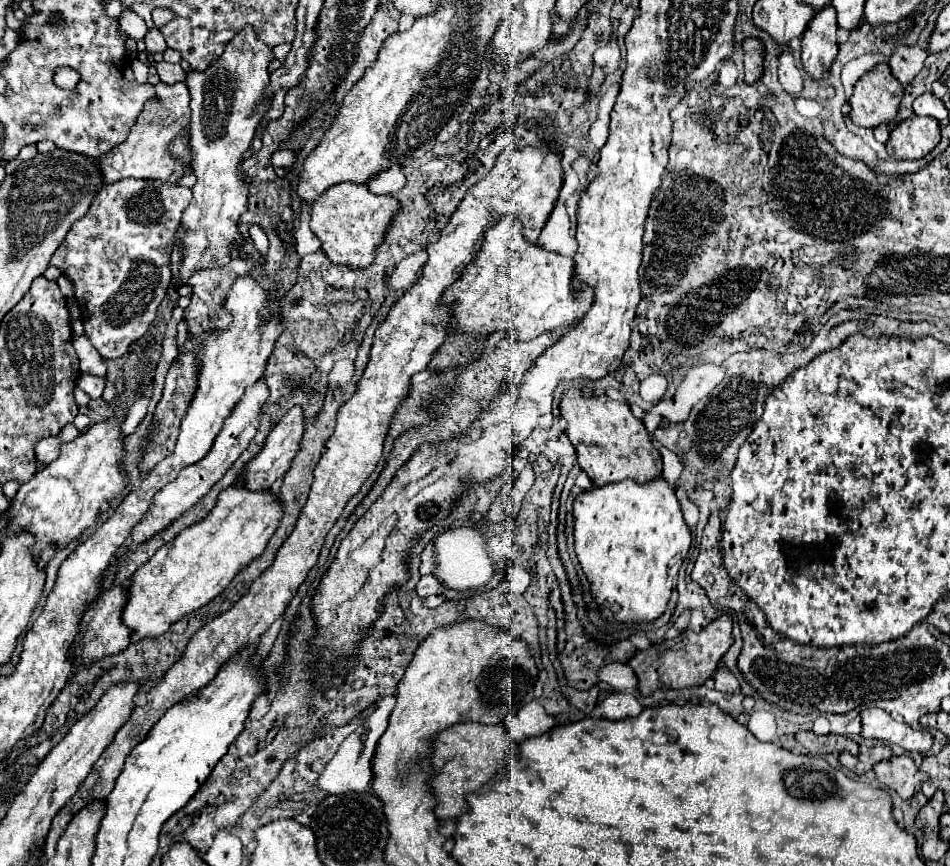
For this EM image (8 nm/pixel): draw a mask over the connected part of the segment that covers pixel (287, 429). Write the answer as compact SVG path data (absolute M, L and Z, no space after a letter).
M292 408L288 414L282 416L282 420L274 426L274 430L268 434L266 442L264 442L264 448L242 468L242 472L238 474L238 480L242 478L244 480L244 486L250 488L250 490L270 490L278 480L284 478L286 470L290 468L290 462L292 458L296 456L298 452L298 444L300 444L300 438L304 434L304 416L302 416L302 408Z

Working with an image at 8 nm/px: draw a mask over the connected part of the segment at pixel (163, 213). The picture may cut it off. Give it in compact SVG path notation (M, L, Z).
M122 178L118 182L106 184L100 194L96 194L88 214L72 224L64 242L54 252L50 264L58 266L60 272L74 282L74 296L84 318L84 334L90 338L92 346L104 360L120 358L132 342L140 340L146 334L148 326L152 324L156 310L166 296L166 286L172 278L170 254L176 240L178 218L188 204L190 188L162 180Z

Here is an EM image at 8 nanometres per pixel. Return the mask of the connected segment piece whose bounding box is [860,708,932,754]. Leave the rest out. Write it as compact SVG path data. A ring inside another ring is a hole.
M866 708L862 716L862 738L886 740L902 746L908 752L926 754L932 748L932 734L928 730L914 730L904 722L894 720L888 712L880 708Z

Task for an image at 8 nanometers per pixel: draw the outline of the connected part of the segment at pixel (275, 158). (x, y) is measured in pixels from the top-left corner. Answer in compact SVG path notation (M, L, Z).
M278 150L272 154L272 166L278 168L292 168L296 164L296 150Z

